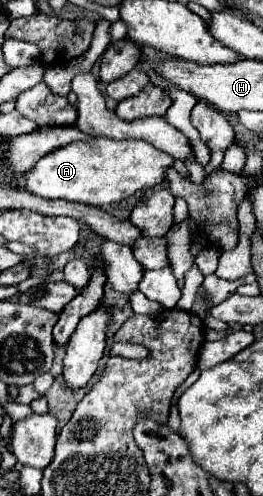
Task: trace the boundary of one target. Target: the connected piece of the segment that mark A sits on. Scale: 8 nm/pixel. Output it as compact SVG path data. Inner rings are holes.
M90 139L74 141L50 155L44 155L26 175L26 189L46 199L68 199L84 205L106 205L132 197L136 191L156 187L164 181L166 169L174 159L138 139Z

